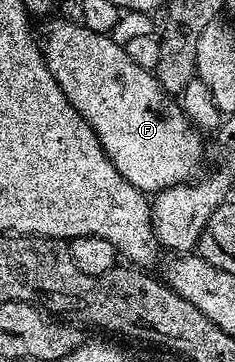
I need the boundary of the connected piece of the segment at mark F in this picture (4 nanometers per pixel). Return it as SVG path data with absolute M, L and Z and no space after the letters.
M76 20L52 21L45 29L45 41L43 37L40 42L47 67L51 75L55 75L71 107L75 107L75 111L79 111L79 115L83 115L92 126L115 171L119 171L129 185L134 185L146 195L156 195L173 185L186 184L196 174L193 172L201 161L202 134L191 127L180 104L166 93L150 70L139 67L139 63L127 55L120 40L112 41L114 38L110 34L97 34Z

